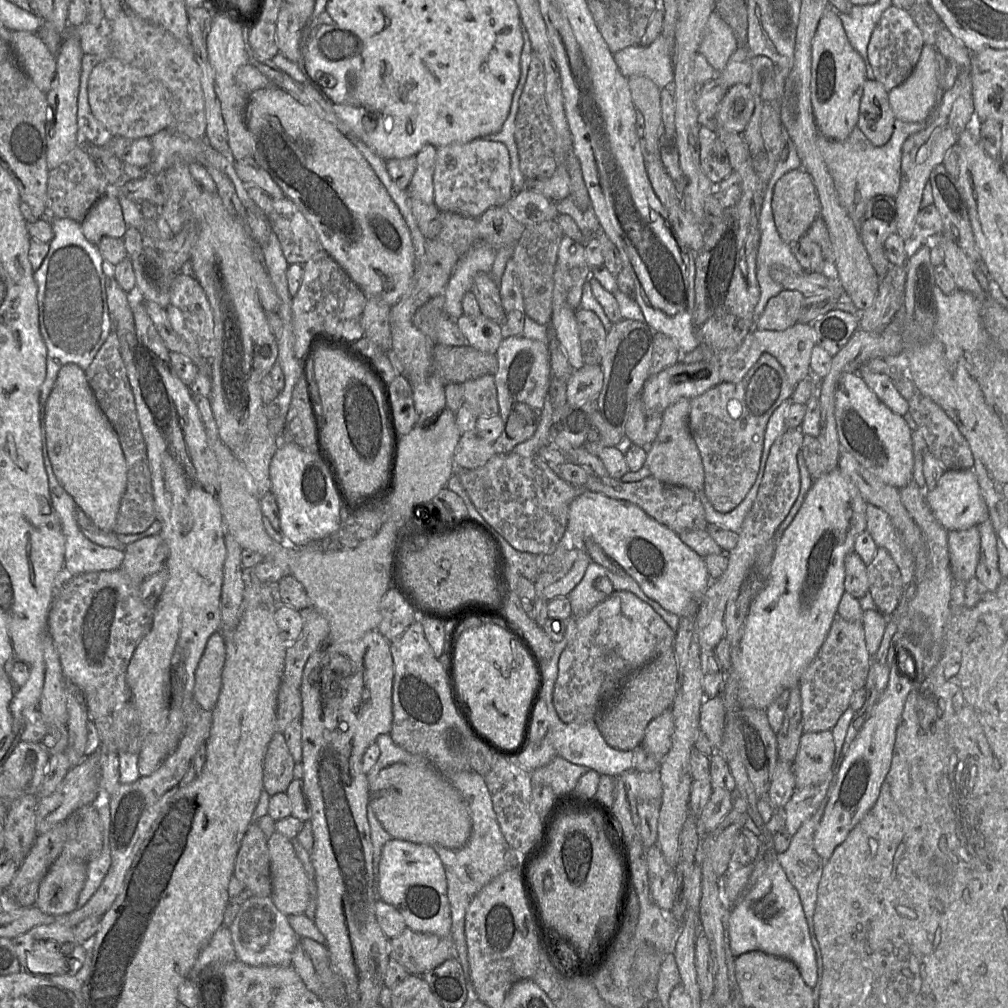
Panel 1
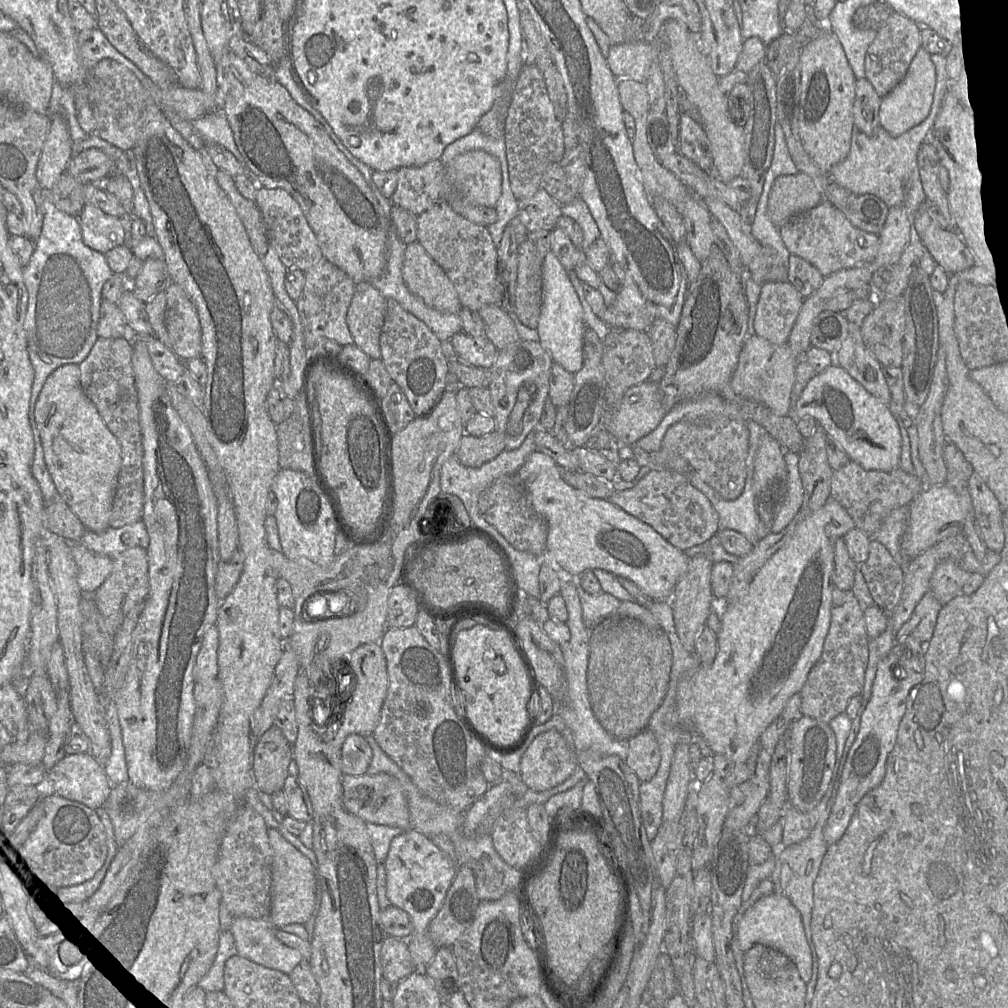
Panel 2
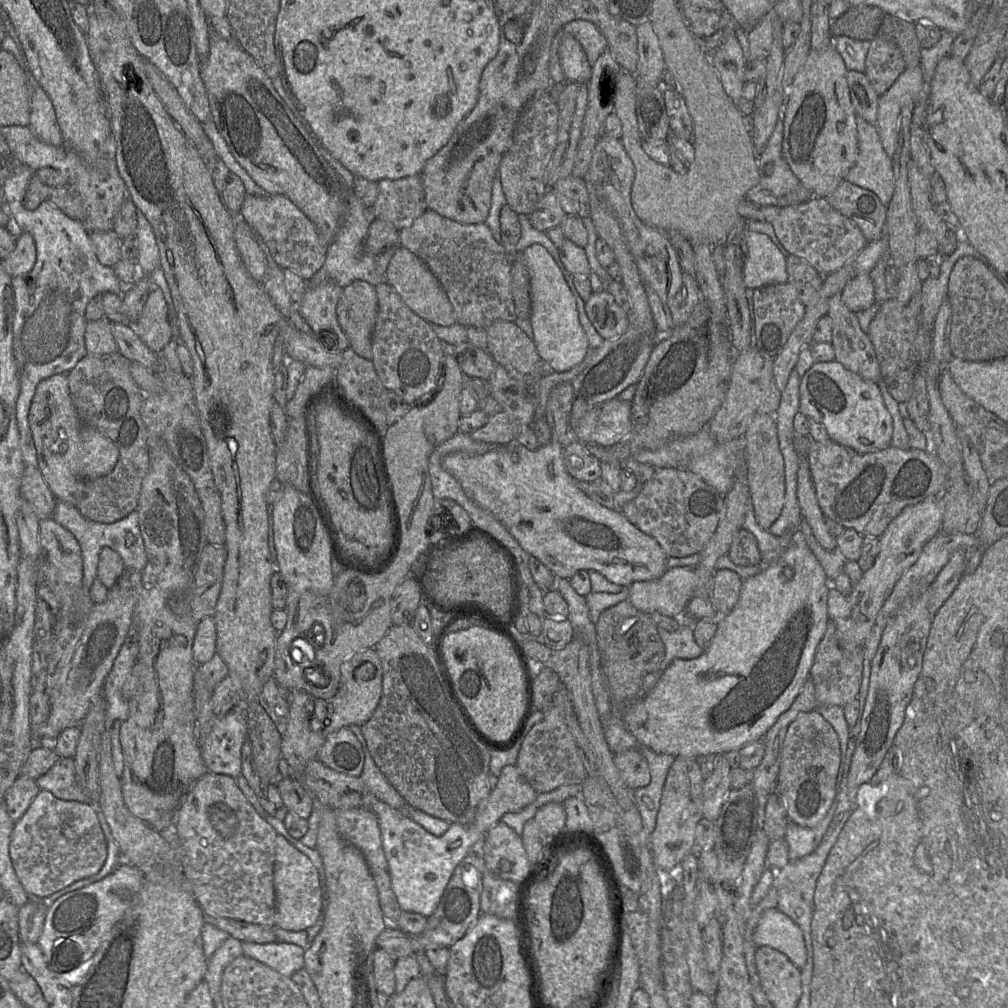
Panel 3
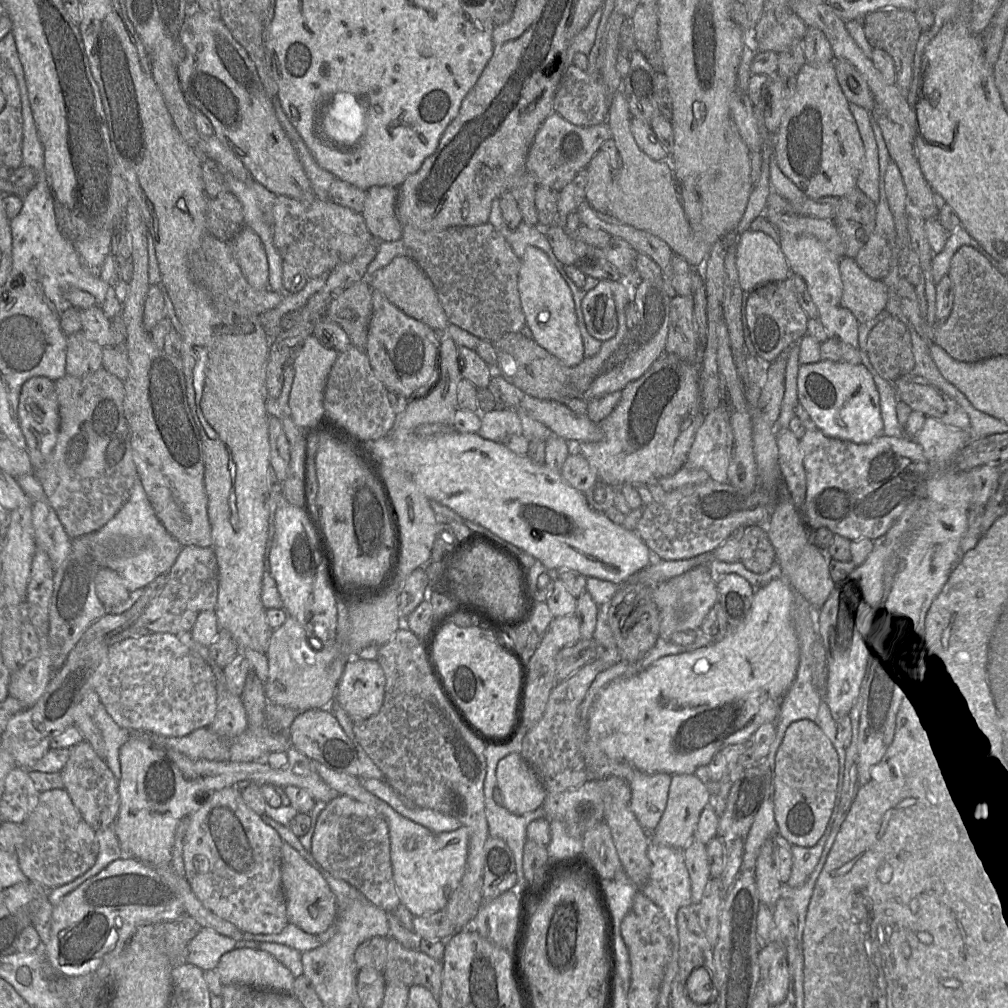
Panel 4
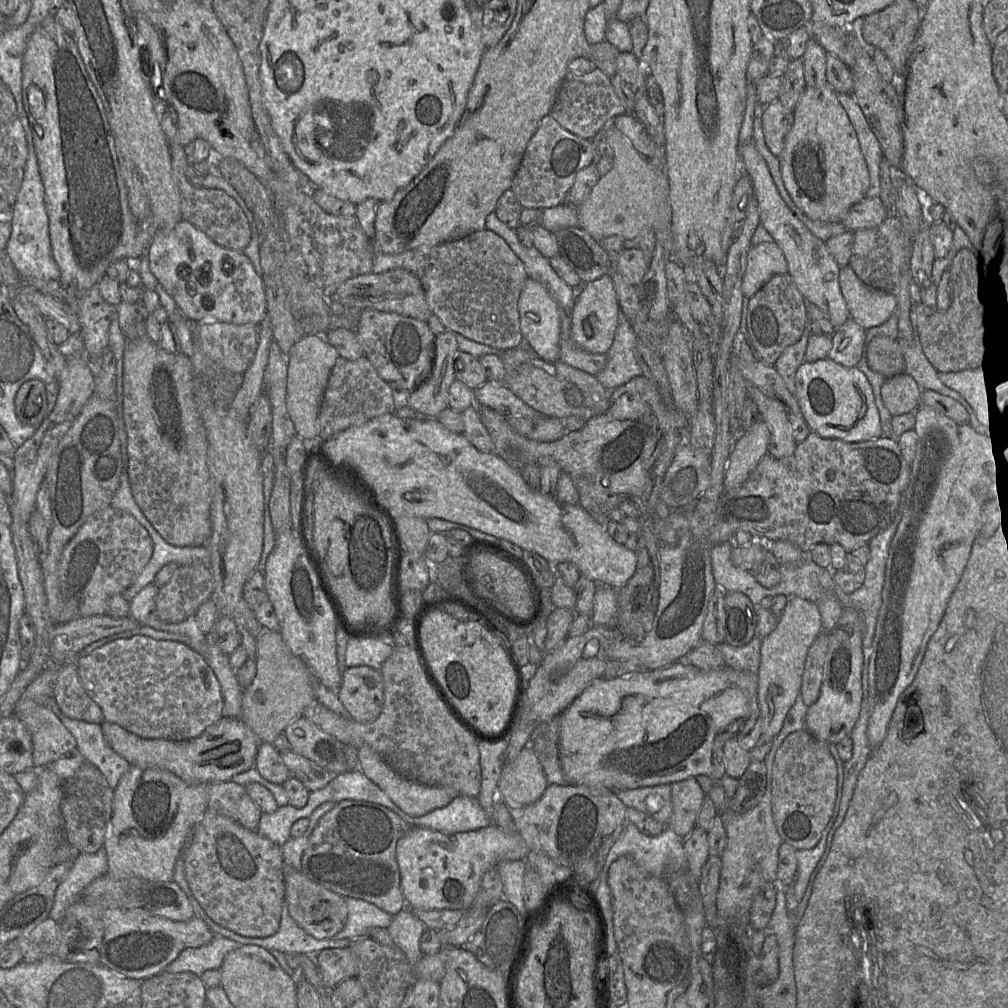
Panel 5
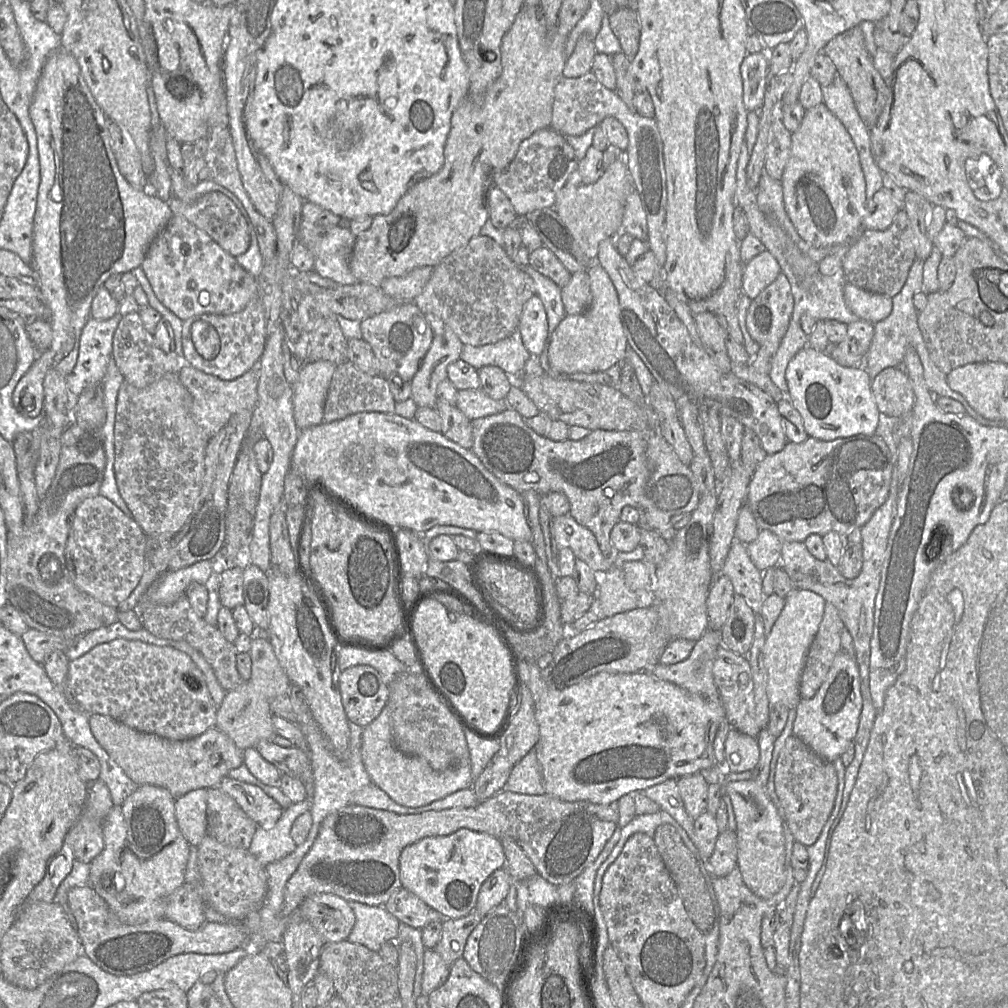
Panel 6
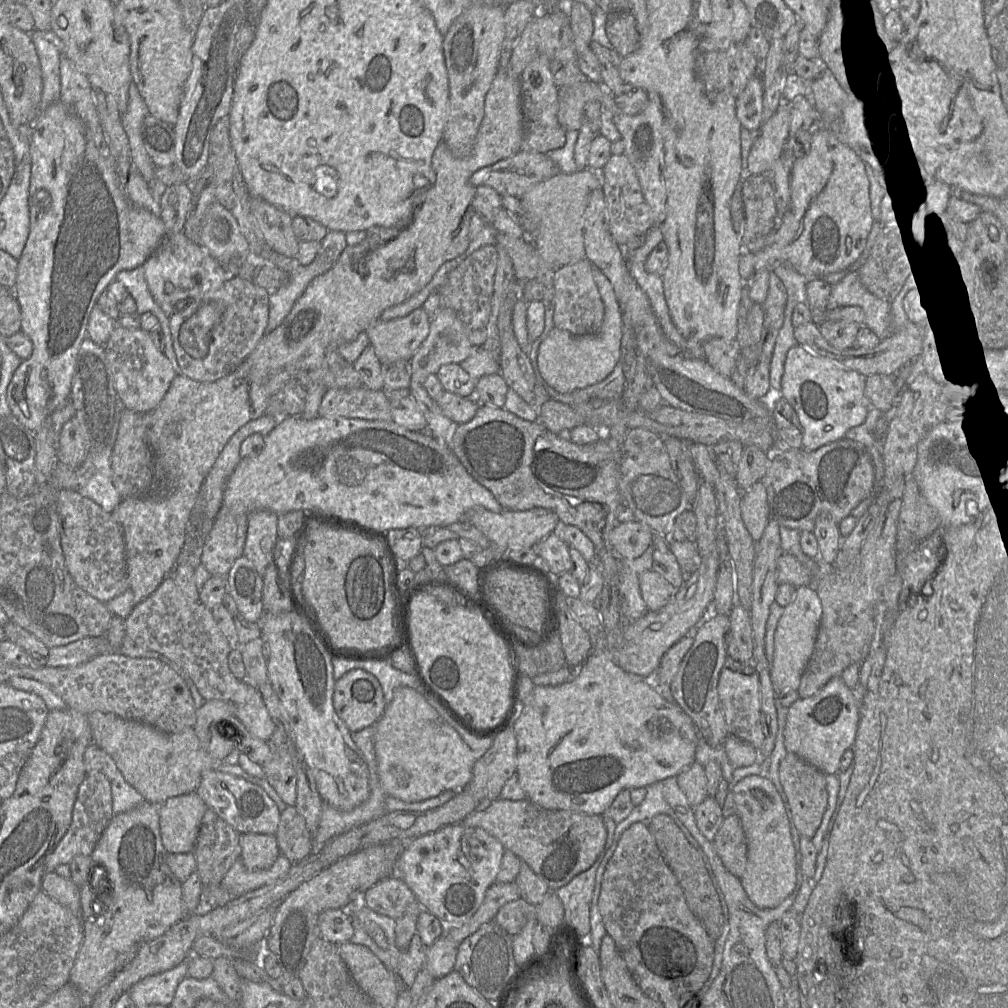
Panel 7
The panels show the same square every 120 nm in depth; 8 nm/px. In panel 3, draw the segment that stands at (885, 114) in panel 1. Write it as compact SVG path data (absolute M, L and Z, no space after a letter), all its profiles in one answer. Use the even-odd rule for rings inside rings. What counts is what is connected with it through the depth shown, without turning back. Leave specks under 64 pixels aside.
M848 70L847 83L850 100L856 115L871 124L875 124L879 95L875 92L866 75L861 72Z

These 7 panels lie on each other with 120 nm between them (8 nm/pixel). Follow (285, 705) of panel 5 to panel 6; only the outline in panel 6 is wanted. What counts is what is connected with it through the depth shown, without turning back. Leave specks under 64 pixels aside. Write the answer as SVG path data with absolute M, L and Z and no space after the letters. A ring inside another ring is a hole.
M257 633L252 637L251 648L251 677L241 686L226 695L218 706L215 726L225 733L235 745L245 750L261 741L272 740L275 735L273 727L273 714L270 710L270 702L273 698L287 694L292 684L280 665L272 644L265 633Z

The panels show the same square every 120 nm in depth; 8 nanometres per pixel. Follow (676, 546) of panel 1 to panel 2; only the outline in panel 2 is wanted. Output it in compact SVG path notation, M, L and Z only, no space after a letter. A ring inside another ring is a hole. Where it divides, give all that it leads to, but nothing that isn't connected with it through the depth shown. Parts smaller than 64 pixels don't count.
M534 451L530 454L527 458L525 463L518 469L517 474L523 480L527 494L528 500L537 513L537 515L543 519L543 521L547 525L547 551L548 551L548 559L551 560L559 569L560 571L560 579L561 579L561 586L562 586L562 577L579 577L585 571L592 571L593 569L603 569L607 570L618 577L626 578L633 583L635 583L640 590L649 596L654 601L659 602L670 602L671 598L674 594L675 586L680 579L680 577L686 572L690 558L686 555L686 553L672 544L670 544L667 540L665 540L656 530L654 530L650 525L642 522L638 518L628 514L620 507L611 503L608 499L599 499L599 498L592 498L587 496L582 491L574 488L573 486L569 485L561 476L559 472L559 467L557 463L553 460L552 457L548 456L547 454L543 454L539 451Z

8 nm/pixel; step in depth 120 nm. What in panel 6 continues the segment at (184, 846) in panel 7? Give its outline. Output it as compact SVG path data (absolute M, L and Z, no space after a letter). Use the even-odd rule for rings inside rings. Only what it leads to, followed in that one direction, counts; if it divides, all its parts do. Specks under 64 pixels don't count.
M207 789L190 791L175 798L178 827L190 846L198 847L207 834Z

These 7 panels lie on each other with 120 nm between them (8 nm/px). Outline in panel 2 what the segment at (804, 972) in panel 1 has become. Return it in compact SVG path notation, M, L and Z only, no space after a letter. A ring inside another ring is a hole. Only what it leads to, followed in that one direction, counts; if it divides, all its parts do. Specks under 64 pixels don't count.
M774 893L756 901L739 921L734 938L744 952L756 944L780 951L794 962L803 981L806 983L810 981L813 970L812 953L805 935L801 914L787 897Z

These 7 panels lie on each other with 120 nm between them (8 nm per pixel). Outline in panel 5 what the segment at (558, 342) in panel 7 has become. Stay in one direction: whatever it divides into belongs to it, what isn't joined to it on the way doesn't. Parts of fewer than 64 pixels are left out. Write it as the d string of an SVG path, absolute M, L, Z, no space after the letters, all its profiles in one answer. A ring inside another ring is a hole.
M611 275L584 285L582 293L576 298L571 318L571 337L583 350L596 354L606 354L612 346L619 323L619 304L617 292Z

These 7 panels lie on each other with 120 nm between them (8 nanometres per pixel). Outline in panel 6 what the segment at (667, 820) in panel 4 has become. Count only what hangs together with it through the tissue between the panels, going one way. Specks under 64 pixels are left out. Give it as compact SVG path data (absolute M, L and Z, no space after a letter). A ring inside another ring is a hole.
M695 773L678 778L677 786L686 812L695 820L707 810L708 783L701 773Z

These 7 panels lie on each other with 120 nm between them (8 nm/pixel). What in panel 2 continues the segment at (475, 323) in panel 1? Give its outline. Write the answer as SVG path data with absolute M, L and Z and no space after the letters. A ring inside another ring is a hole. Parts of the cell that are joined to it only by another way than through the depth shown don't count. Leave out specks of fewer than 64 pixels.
M462 330L455 333L450 341L457 357L473 366L490 369L498 354L497 348L486 335L472 337Z

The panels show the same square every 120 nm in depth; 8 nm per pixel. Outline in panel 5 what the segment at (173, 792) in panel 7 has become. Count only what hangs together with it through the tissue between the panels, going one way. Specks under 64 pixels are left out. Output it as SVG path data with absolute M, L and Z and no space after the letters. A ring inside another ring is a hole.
M221 718L197 738L187 741L144 739L121 726L103 721L102 732L108 745L131 766L167 770L188 784L228 782L233 776L254 767L260 739L240 718Z

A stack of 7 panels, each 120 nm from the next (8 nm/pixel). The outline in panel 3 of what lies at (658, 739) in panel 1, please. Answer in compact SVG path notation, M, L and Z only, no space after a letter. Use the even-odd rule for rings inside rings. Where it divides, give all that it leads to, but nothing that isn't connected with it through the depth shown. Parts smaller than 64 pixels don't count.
M626 750L614 755L614 762L625 784L630 789L645 787L651 782L646 758L638 751Z

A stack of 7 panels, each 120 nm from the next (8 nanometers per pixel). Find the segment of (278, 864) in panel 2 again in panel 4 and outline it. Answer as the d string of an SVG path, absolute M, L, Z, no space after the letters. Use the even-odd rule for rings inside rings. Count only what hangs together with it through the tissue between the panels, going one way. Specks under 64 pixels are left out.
M286 842L282 843L281 882L285 895L288 923L294 924L308 934L317 936L336 921L338 917L336 898L323 876Z

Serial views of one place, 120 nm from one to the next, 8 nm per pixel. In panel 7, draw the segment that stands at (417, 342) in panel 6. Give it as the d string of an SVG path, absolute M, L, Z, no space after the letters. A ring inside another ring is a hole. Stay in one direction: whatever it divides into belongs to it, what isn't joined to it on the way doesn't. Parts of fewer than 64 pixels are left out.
M423 307L405 317L374 322L366 333L382 364L411 360L430 331L431 318Z

